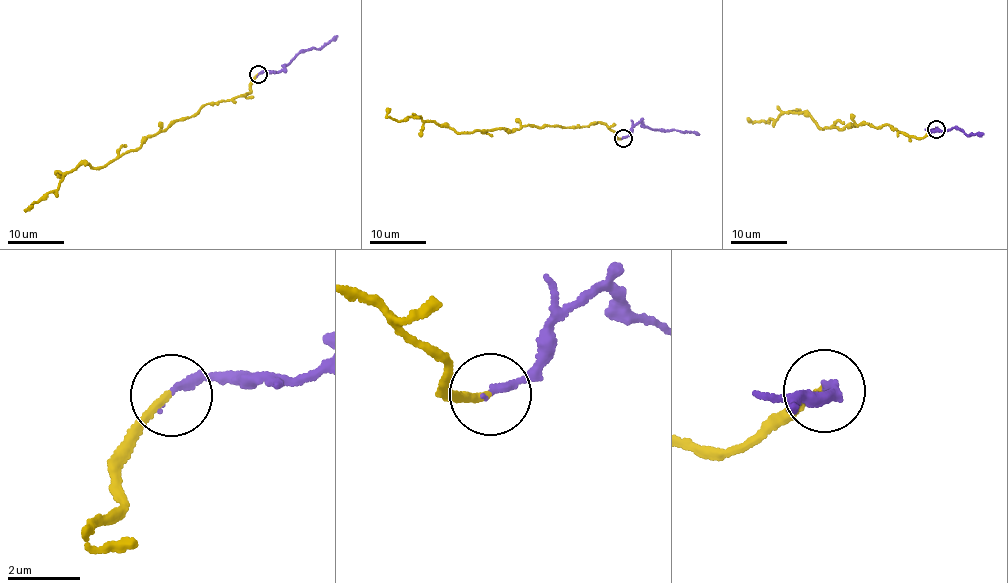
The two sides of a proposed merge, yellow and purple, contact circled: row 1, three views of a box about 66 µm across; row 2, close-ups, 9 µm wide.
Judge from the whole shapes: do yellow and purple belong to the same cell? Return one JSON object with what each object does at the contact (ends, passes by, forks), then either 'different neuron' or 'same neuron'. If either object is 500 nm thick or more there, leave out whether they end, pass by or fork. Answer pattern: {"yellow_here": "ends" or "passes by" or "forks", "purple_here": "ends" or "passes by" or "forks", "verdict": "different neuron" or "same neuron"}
{"yellow_here": "ends", "purple_here": "ends", "verdict": "same neuron"}

